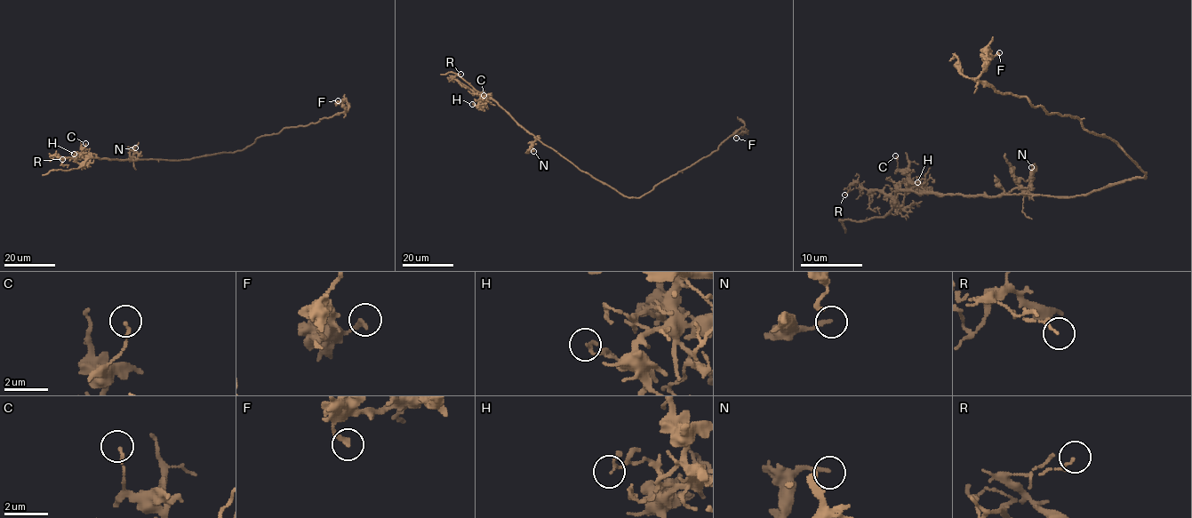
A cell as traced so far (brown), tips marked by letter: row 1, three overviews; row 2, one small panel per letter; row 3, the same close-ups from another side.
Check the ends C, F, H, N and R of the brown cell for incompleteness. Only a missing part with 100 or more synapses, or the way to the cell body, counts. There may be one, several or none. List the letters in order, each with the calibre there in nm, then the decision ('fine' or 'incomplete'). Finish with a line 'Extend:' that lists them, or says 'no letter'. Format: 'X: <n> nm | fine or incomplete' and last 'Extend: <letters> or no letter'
C: 120 nm | fine
F: 200 nm | fine
H: 150 nm | fine
N: 180 nm | fine
R: 100 nm | fine
Extend: no letter

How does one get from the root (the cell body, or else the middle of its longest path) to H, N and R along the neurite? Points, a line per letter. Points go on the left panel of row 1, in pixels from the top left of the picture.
H: (205, 155), (181, 160), (118, 160), (74, 154)
N: (205, 155), (181, 160), (138, 159), (130, 155), (130, 149), (135, 147)
R: (205, 155), (181, 160), (89, 158), (80, 163), (69, 157), (54, 155), (62, 159)

